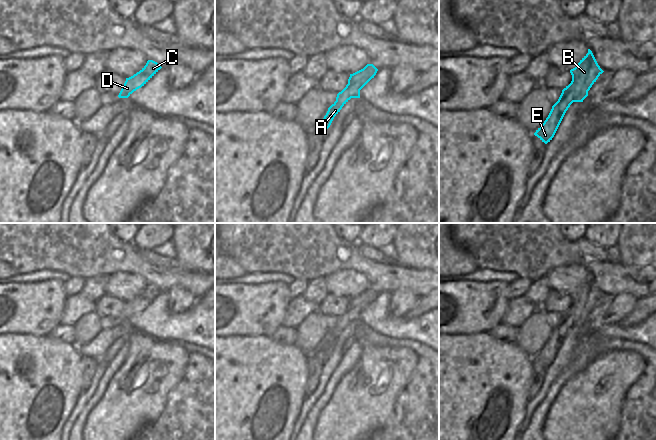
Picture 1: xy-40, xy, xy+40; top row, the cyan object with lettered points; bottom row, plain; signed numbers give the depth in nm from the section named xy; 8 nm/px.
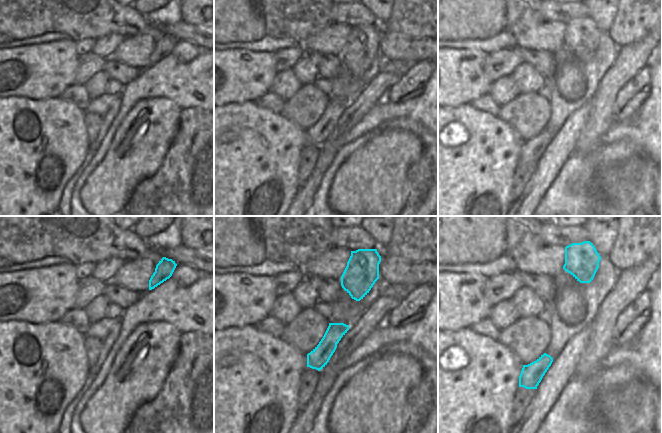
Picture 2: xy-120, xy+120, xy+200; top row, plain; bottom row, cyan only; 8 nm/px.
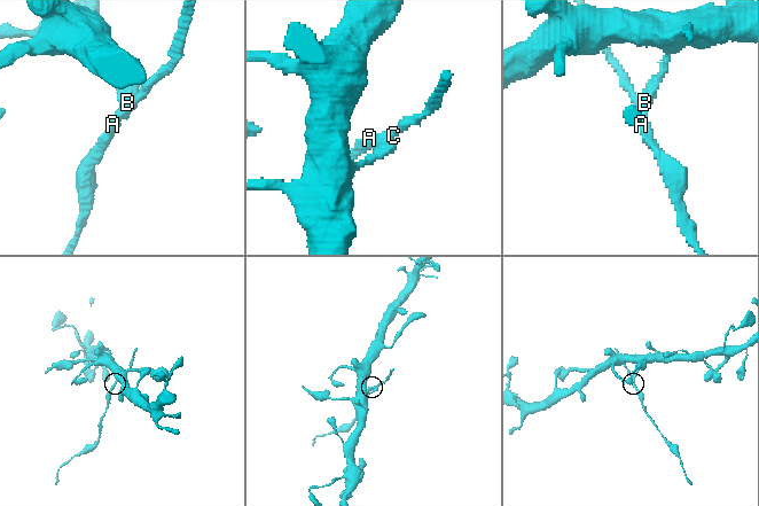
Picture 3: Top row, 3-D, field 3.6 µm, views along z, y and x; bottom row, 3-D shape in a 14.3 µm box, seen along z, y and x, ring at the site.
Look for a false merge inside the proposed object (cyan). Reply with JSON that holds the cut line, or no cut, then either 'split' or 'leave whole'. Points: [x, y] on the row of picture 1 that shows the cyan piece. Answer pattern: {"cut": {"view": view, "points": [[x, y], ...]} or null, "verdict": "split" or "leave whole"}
{"cut": {"view": "xy", "points": [[375, 67], [366, 67], [348, 84]]}, "verdict": "split"}

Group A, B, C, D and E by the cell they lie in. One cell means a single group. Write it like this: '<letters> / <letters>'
A C D E / B

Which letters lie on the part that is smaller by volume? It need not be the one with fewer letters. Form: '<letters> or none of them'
A, C, D, E

